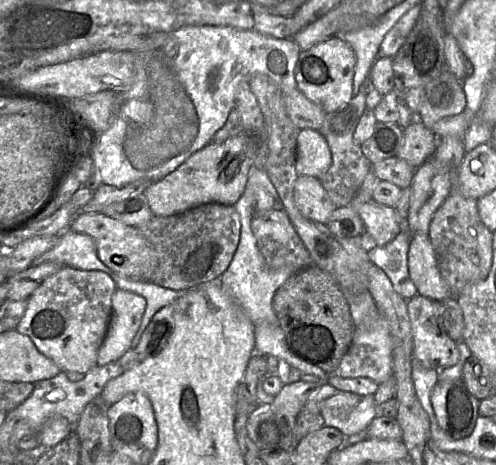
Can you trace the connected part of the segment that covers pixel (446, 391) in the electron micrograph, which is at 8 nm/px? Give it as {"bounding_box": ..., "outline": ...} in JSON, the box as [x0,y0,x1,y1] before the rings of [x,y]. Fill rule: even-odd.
{"bounding_box":[431,379,480,439],"outline":[[[462,379],[438,381],[431,393],[431,403],[442,430],[454,439],[471,435],[479,417],[480,401],[467,390]]]}

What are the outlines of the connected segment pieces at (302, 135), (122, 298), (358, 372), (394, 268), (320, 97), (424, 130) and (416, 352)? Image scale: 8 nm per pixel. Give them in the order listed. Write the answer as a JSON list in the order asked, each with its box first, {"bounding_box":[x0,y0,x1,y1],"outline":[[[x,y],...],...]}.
[{"bounding_box":[296,129,332,179],"outline":[[[299,129],[296,171],[319,179],[330,168],[332,155],[323,135],[312,129]]]},{"bounding_box":[96,288,146,366],"outline":[[[117,288],[112,296],[112,316],[104,340],[98,350],[96,366],[117,361],[130,349],[136,335],[146,300],[134,292]]]},{"bounding_box":[331,290,393,384],"outline":[[[369,290],[355,294],[349,300],[354,333],[351,345],[331,376],[342,378],[369,378],[381,384],[393,375],[393,338],[387,320],[380,313]]]},{"bounding_box":[369,231,411,290],"outline":[[[400,231],[390,243],[376,246],[369,252],[369,259],[389,278],[394,290],[409,276],[408,251],[411,233]]]},{"bounding_box":[295,35,356,113],"outline":[[[334,35],[307,50],[300,51],[295,68],[298,89],[326,113],[347,105],[353,97],[356,56],[342,35]]]},{"bounding_box":[396,121,439,167],"outline":[[[421,121],[410,122],[403,131],[402,145],[396,156],[419,167],[435,153],[439,137]]]},{"bounding_box":[407,294,459,372],"outline":[[[419,294],[412,297],[407,304],[413,337],[413,360],[426,369],[434,369],[438,372],[454,366],[459,361],[459,350],[456,342],[444,329],[443,304]]]}]

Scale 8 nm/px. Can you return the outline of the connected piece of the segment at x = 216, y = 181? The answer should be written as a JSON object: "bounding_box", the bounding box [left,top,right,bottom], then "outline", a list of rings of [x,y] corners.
{"bounding_box":[144,134,250,217],"outline":[[[240,134],[222,143],[209,143],[176,170],[153,182],[144,194],[154,217],[170,216],[207,203],[234,205],[245,190],[250,167],[247,140]]]}

